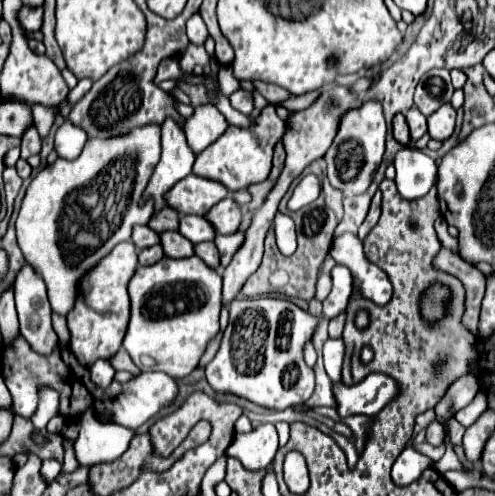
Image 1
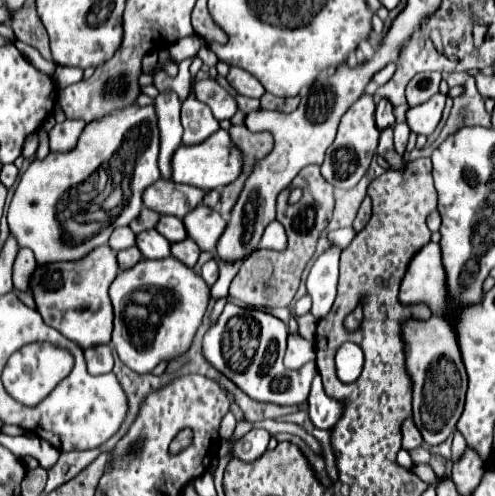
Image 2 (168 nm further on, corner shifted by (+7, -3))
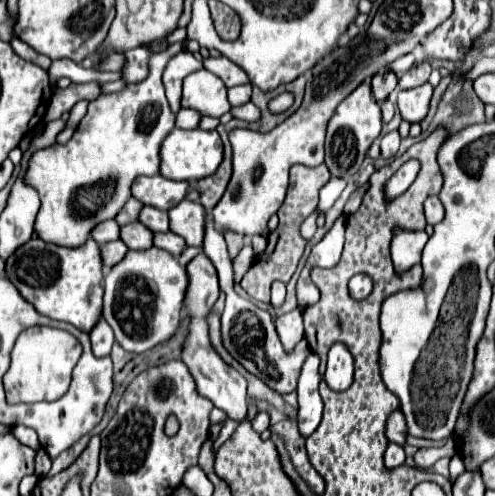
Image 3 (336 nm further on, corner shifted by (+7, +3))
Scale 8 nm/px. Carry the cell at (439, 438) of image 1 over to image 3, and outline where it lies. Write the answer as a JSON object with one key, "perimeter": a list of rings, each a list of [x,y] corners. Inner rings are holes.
{"perimeter":[[[393,411],[387,421],[387,439],[397,445],[405,445],[407,439],[407,423],[401,411]]]}

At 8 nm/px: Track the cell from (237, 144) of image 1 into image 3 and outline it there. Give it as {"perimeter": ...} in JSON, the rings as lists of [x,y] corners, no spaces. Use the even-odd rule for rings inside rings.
{"perimeter":[[[175,127],[161,145],[161,175],[175,181],[195,181],[195,179],[199,181],[219,169],[221,157],[223,157],[223,145],[217,131],[203,131],[203,129],[183,131]]]}

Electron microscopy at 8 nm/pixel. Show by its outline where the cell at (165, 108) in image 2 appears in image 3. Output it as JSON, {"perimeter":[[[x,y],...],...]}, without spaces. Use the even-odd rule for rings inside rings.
{"perimeter":[[[187,51],[187,53],[175,55],[167,63],[167,67],[163,71],[163,85],[165,85],[167,101],[169,101],[169,107],[171,107],[173,113],[181,111],[181,81],[183,81],[185,75],[189,75],[189,73],[193,73],[193,71],[203,67],[199,61],[203,61],[199,52],[189,53]]]}

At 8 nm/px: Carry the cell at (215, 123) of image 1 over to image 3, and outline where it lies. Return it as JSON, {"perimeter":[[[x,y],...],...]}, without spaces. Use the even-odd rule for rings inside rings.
{"perimeter":[[[181,109],[177,113],[177,127],[179,129],[199,129],[201,123],[201,113],[197,113],[197,109]]]}

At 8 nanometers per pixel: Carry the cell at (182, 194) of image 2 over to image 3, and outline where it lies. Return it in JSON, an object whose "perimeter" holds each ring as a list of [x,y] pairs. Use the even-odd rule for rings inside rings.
{"perimeter":[[[153,175],[153,177],[137,177],[137,181],[131,187],[131,193],[143,205],[169,211],[173,209],[173,205],[179,205],[179,201],[187,197],[189,189],[191,189],[189,181],[171,181],[165,179],[163,175]]]}

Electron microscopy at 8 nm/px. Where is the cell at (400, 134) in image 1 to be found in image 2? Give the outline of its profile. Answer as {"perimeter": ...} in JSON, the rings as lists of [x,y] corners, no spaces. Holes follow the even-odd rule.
{"perimeter":[[[383,99],[377,103],[377,127],[379,129],[385,129],[389,125],[395,123],[395,117],[393,117],[393,105],[391,101]]]}

